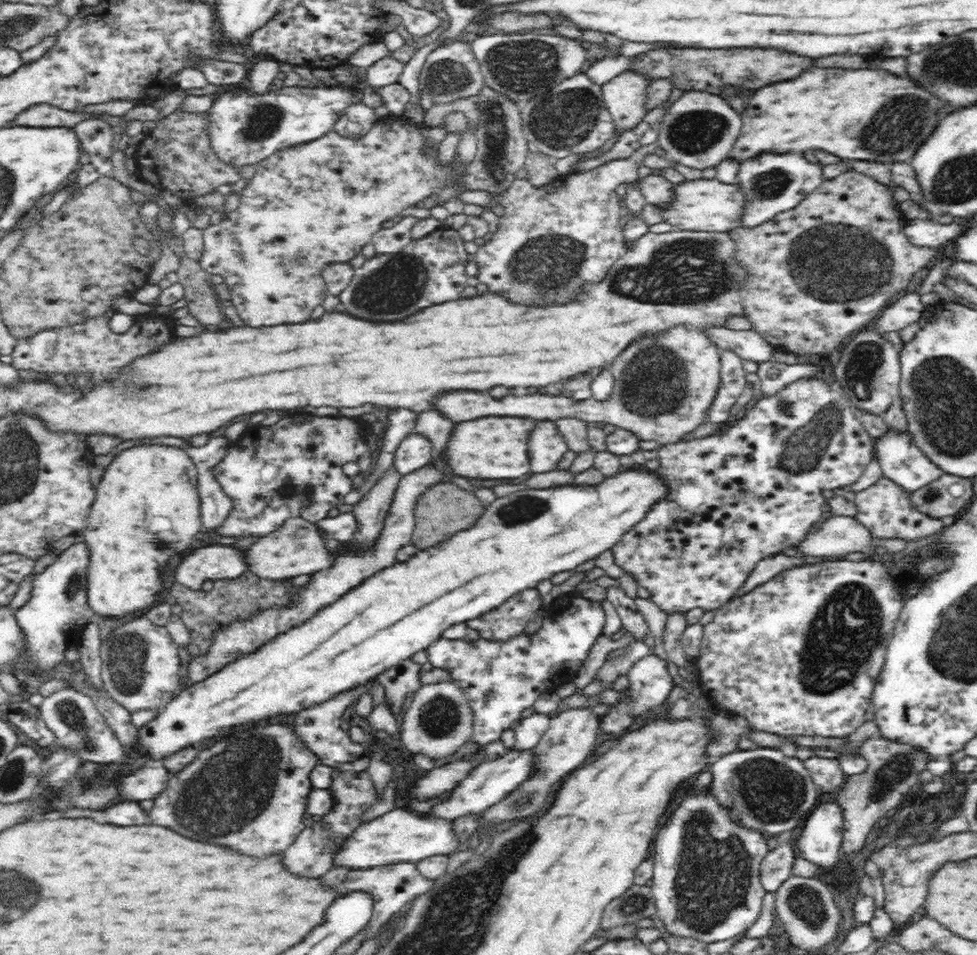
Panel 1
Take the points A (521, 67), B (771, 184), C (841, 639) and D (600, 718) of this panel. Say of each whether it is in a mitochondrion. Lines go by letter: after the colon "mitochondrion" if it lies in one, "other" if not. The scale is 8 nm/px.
A: mitochondrion
B: mitochondrion
C: mitochondrion
D: other

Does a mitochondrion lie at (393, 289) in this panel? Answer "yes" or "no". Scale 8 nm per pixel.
yes

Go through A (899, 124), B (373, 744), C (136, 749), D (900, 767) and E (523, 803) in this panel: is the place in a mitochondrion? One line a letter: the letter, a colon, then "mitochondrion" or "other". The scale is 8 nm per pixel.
A: mitochondrion
B: other
C: other
D: mitochondrion
E: mitochondrion

